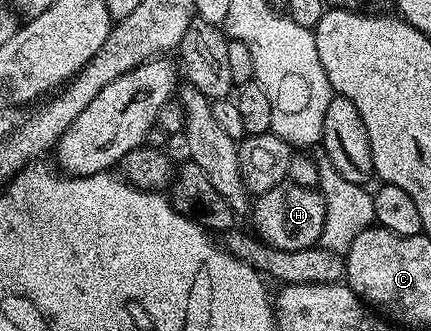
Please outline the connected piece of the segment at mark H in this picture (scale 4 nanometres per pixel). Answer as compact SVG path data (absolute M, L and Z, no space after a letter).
M288 181L258 195L249 210L249 219L255 225L254 233L268 246L278 250L304 250L316 245L322 234L325 216L326 200L318 189L301 188L301 184Z

